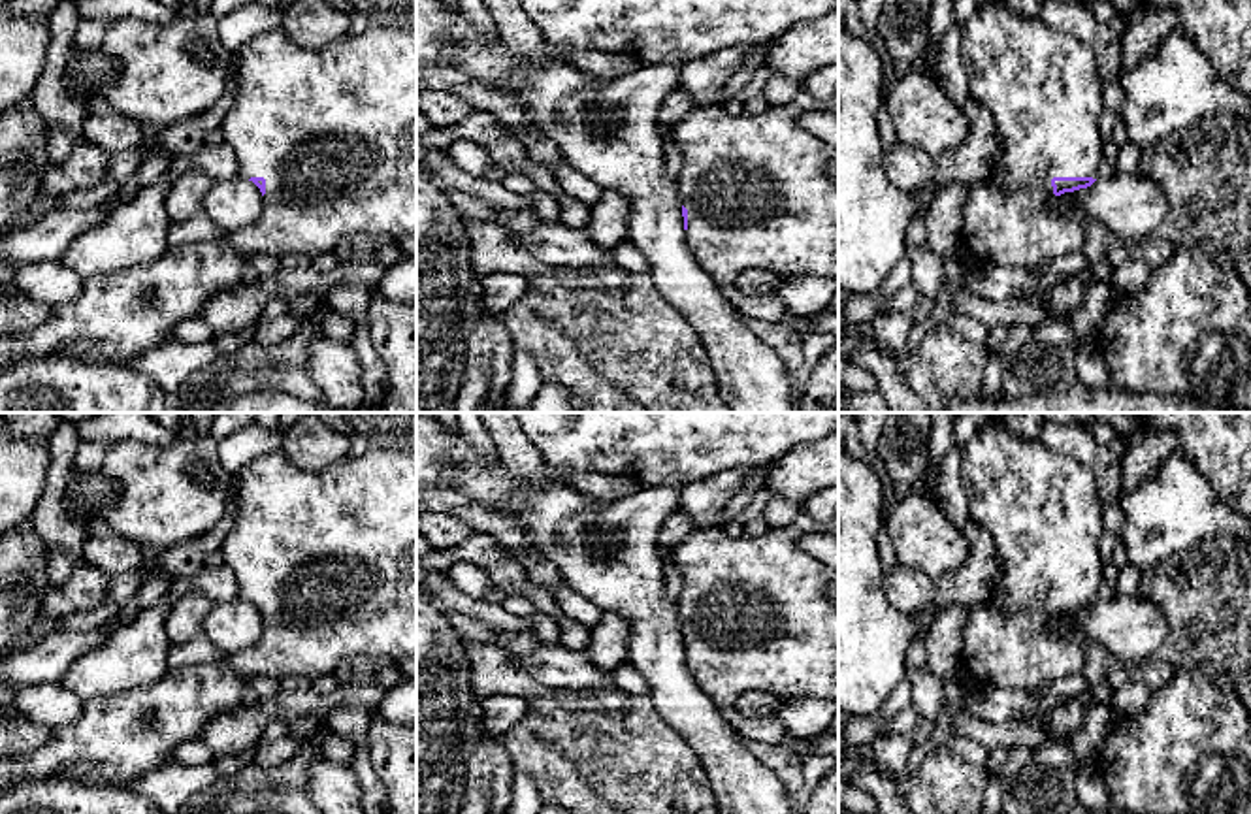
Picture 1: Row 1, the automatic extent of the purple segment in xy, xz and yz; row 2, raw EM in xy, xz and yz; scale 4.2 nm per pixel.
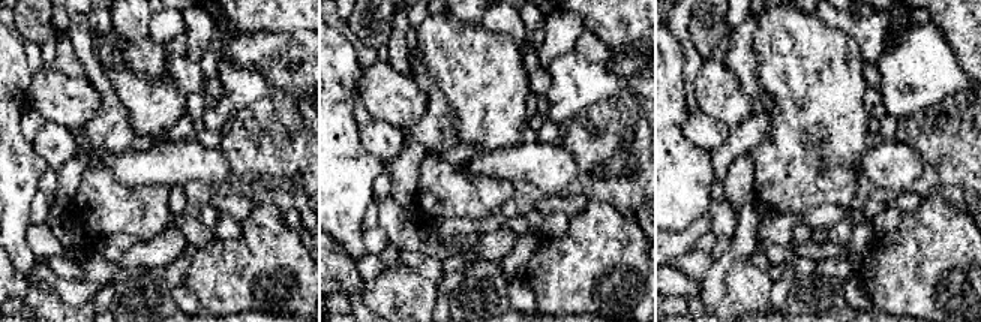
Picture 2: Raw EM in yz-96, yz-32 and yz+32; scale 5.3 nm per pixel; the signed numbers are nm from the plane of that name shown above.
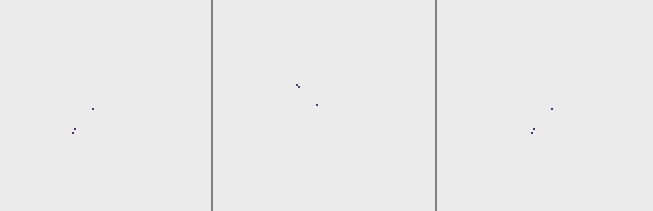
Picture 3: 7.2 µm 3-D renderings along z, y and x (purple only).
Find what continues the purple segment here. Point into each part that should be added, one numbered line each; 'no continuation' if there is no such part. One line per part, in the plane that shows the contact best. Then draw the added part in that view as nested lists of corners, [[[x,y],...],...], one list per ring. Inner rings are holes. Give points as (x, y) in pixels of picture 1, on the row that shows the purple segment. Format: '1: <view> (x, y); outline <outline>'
1: yz (1040, 87); outline [[[1002,0],[978,9],[963,26],[961,36],[963,68],[970,96],[983,106],[999,136],[999,156],[991,177],[967,183],[963,205],[961,249],[972,266],[982,268],[1025,268],[1046,269],[1068,252],[1083,251],[1087,222],[1078,215],[1066,215],[1049,205],[1055,196],[1053,177],[1098,177],[1104,160],[1104,139],[1098,119],[1104,109],[1102,81],[1097,72],[1093,47],[1063,32],[1051,30],[1042,17],[1017,17]]]

